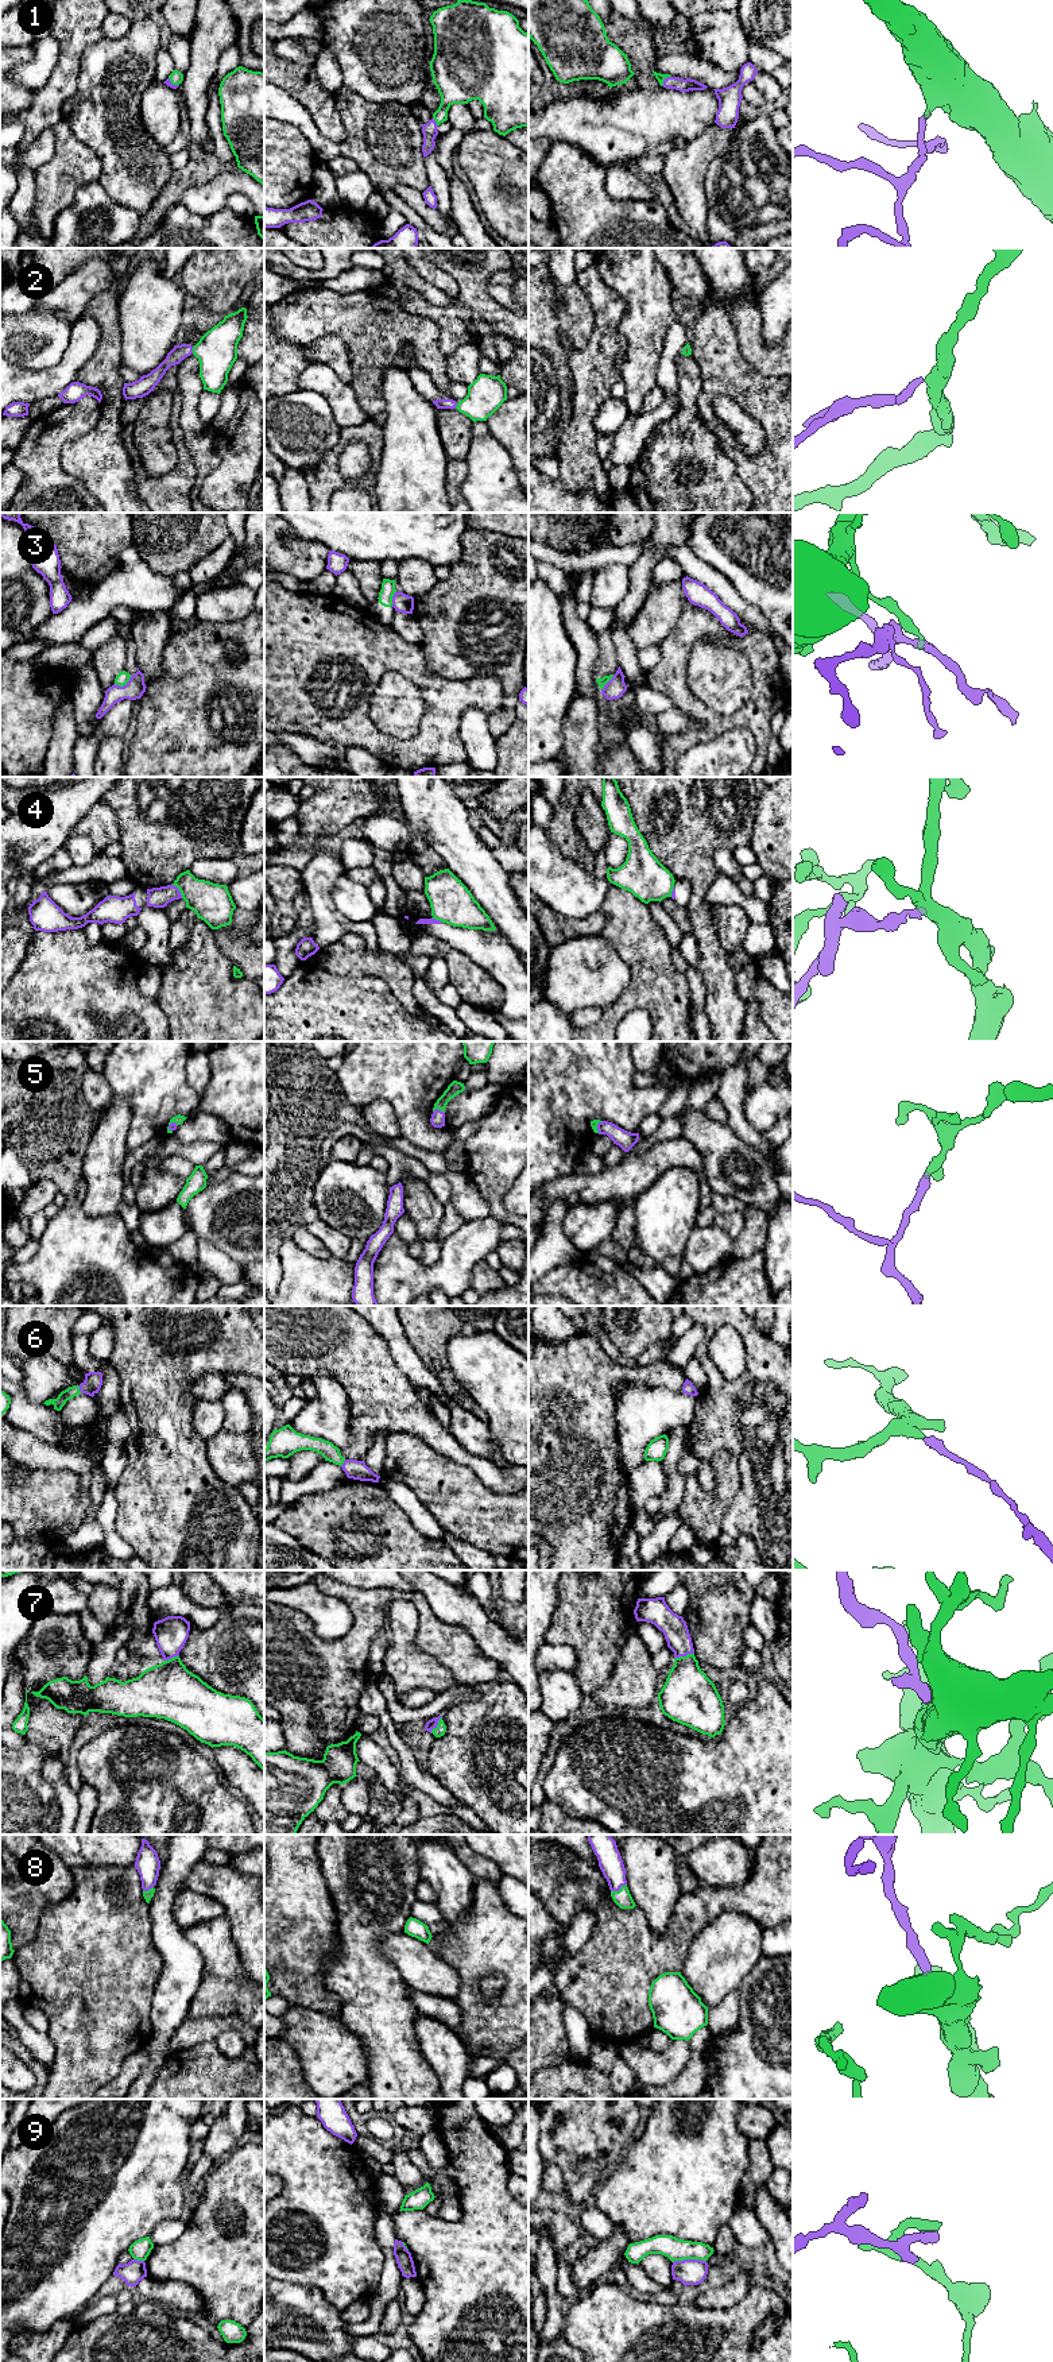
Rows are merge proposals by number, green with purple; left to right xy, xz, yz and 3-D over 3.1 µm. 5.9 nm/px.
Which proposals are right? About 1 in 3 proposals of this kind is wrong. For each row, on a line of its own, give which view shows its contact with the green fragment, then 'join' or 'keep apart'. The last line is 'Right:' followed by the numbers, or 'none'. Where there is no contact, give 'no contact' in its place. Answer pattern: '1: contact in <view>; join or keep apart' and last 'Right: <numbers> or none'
1: contact in yz; join
2: contact in xy; join
3: contact in xy; keep apart
4: contact in xy; keep apart
5: contact in xz; join
6: contact in xy; join
7: contact in xz; join
8: contact in yz; join
9: contact in yz; keep apart
Right: 1, 2, 5, 6, 7, 8

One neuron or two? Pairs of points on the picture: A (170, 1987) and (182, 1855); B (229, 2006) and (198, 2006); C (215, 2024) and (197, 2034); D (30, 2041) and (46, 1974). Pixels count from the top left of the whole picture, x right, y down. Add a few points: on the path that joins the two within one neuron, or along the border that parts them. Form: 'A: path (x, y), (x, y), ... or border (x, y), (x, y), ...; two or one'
A: path (171, 1955), (171, 1943), (163, 1926), (166, 1887); one
B: path (221, 2006), (206, 2006); one
C: path (211, 2026), (201, 2030); one
D: border (46, 2033), (55, 2051), (53, 2064); two

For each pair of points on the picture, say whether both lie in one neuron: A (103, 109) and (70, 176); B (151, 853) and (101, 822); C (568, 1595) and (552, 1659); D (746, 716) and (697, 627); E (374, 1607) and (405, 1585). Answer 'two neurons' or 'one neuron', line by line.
A: two neurons
B: two neurons
C: two neurons
D: one neuron
E: two neurons

